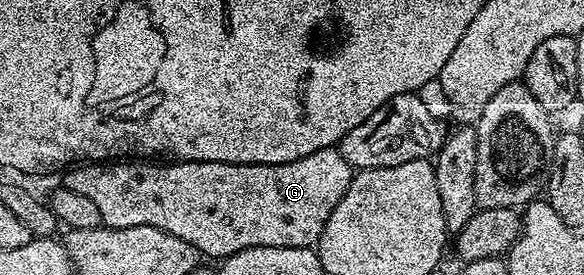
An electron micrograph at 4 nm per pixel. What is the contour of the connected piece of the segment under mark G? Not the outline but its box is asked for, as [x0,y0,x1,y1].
[62,147,353,259]

